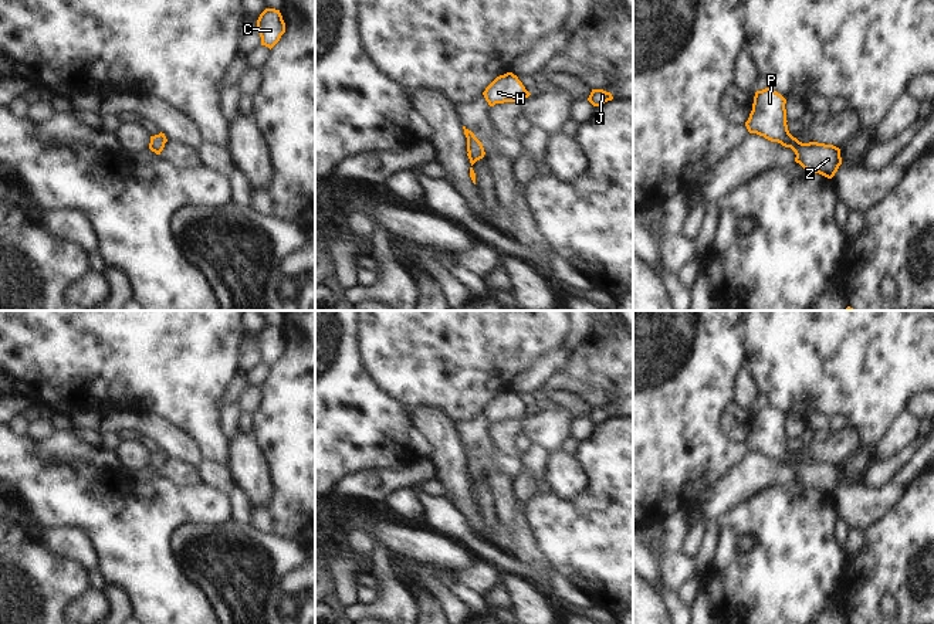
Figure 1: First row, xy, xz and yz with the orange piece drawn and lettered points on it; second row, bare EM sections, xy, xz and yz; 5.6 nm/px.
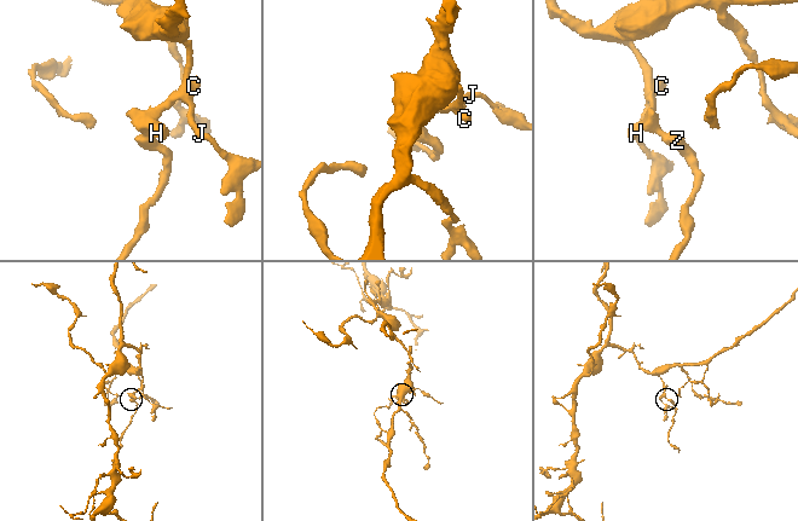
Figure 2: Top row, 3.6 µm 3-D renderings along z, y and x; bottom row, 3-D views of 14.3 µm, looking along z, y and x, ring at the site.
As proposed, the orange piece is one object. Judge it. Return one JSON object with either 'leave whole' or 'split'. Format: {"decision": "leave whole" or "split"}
{"decision": "leave whole"}

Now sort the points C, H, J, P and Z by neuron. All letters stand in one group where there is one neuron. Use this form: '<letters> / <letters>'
C H J P Z

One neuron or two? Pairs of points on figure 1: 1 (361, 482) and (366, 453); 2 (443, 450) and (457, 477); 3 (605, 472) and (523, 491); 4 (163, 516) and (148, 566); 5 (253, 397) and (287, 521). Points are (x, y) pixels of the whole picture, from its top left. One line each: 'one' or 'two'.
1: two
2: one
3: two
4: one
5: two

